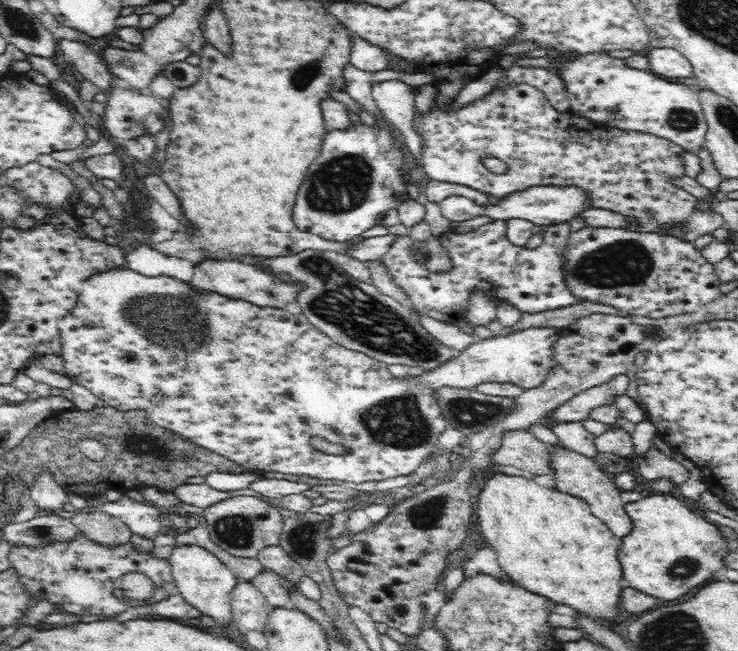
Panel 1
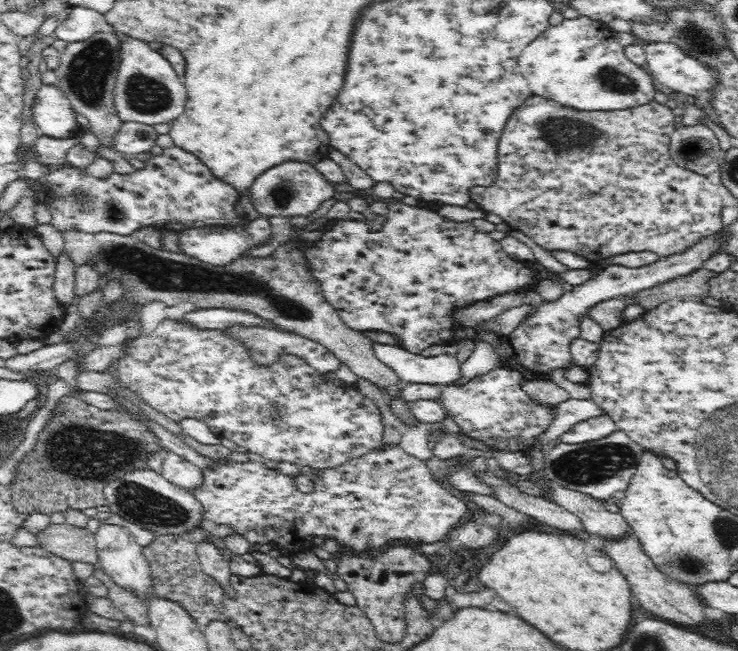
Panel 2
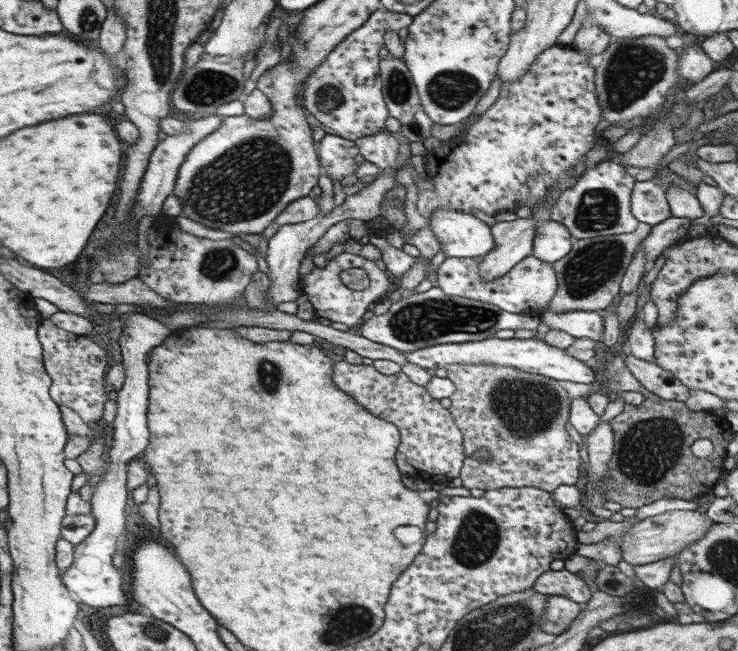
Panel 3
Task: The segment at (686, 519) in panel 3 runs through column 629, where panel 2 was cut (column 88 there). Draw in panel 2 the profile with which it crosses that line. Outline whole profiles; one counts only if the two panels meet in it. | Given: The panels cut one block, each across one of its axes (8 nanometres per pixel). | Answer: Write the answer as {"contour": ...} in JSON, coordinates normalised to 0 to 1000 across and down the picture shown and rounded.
{"contour":[[[91,800],[68,803],[50,822],[50,839],[98,865],[134,868],[133,834],[130,819],[118,810],[95,805]]]}

